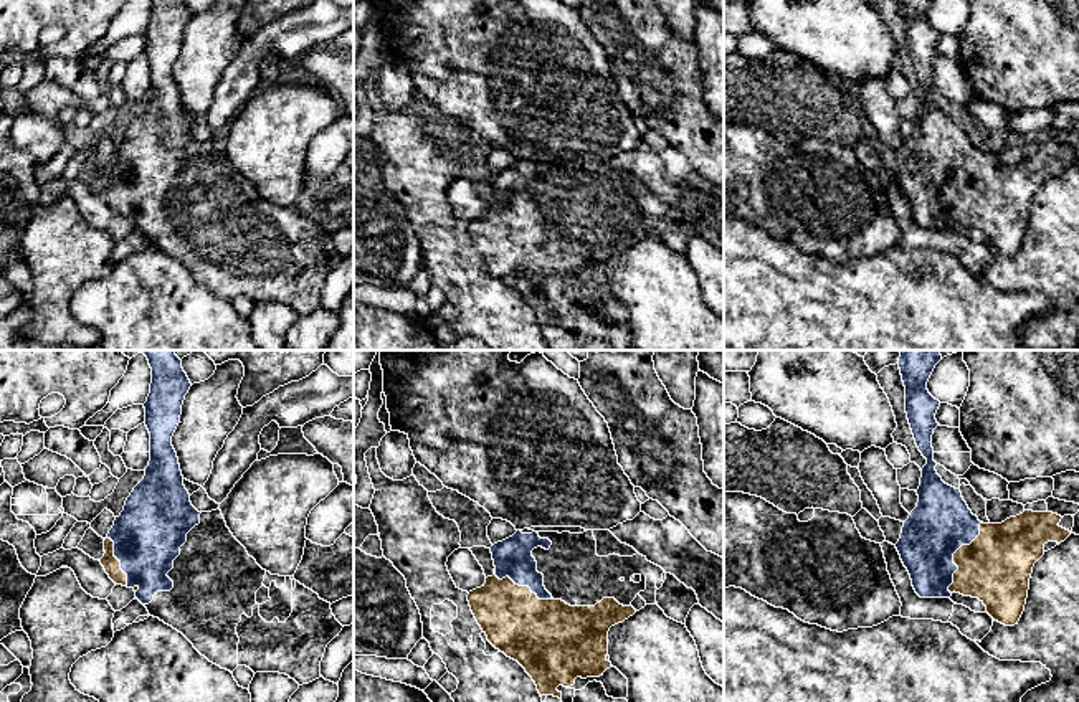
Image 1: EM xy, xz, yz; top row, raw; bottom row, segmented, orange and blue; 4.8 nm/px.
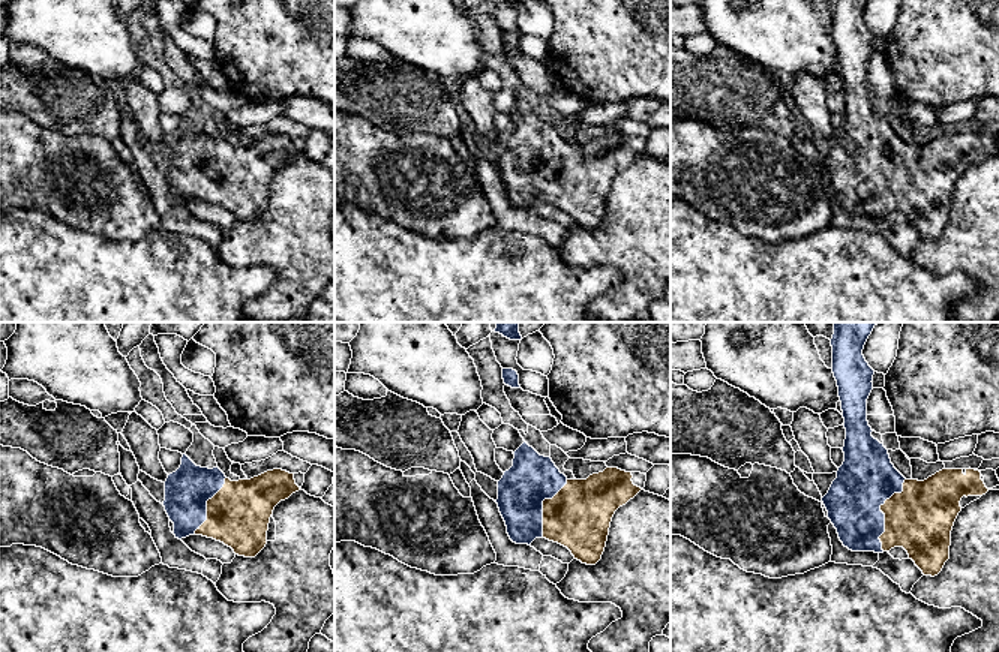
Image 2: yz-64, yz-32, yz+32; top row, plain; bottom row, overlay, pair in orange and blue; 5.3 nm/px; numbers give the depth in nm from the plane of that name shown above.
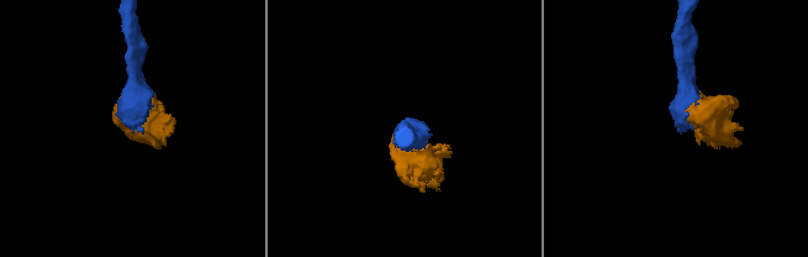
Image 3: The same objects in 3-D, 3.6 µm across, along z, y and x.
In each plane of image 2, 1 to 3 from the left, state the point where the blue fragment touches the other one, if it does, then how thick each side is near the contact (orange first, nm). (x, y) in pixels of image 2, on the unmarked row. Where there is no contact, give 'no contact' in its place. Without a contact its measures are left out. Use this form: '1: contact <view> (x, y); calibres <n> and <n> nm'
1: contact yz-64 (207, 170); calibres 340 and 240 nm
2: contact yz-32 (543, 170); calibres 340 and 260 nm
3: contact yz+32 (881, 174); calibres 360 and 300 nm

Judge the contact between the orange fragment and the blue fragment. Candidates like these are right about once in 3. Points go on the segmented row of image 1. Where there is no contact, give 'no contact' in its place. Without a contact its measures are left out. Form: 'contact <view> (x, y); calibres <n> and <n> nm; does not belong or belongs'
contact yz (954, 555); calibres 340 and 300 nm; belongs

